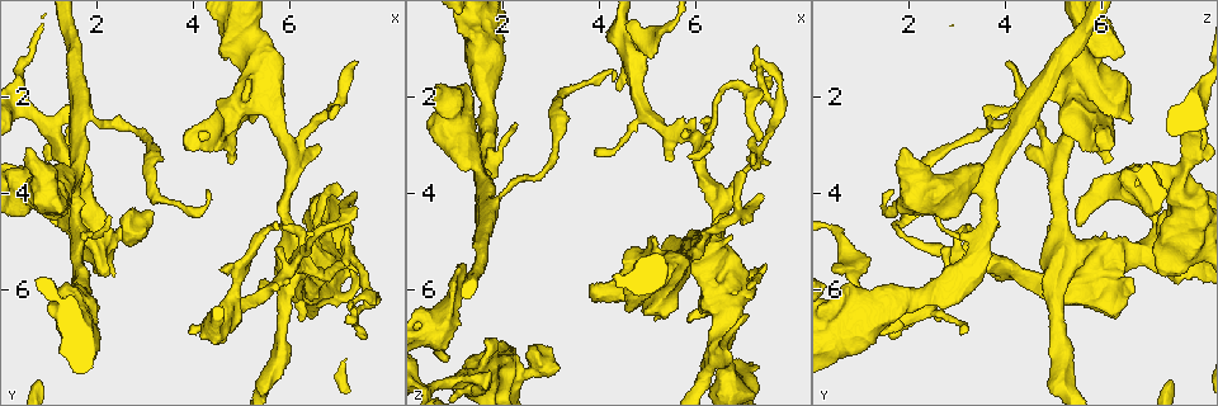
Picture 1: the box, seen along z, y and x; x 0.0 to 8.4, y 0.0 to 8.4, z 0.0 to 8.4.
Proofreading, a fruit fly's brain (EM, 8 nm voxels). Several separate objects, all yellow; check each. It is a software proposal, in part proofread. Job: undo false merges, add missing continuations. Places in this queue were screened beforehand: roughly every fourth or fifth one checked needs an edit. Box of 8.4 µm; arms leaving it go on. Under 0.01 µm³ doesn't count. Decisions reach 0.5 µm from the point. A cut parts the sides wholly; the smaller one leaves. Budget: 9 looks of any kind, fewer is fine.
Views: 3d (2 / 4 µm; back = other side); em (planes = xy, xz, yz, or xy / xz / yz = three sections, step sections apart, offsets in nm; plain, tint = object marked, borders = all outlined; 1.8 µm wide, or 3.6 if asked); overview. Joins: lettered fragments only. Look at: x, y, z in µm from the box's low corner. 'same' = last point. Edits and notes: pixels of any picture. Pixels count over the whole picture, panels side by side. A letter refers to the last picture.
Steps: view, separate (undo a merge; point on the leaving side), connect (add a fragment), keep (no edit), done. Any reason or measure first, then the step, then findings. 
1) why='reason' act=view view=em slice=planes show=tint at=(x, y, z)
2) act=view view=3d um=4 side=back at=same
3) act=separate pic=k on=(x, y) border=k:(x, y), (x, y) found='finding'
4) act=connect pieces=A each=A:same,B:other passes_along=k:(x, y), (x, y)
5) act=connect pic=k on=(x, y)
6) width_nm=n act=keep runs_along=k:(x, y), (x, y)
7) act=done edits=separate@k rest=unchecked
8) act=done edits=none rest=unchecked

act=view view=em slice=planes show=tint at=(1.55, 4.95, 3.50)

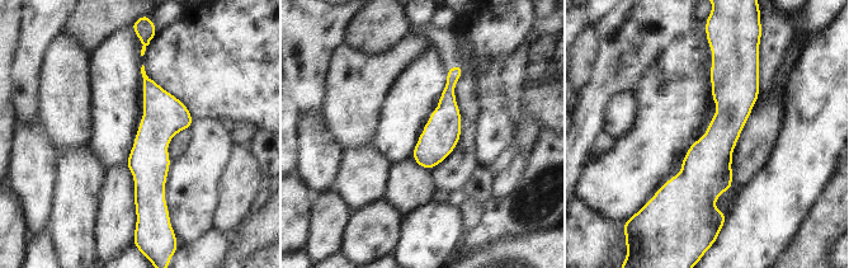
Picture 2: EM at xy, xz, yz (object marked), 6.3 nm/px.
act=view view=em slice=planes show=borders at=same

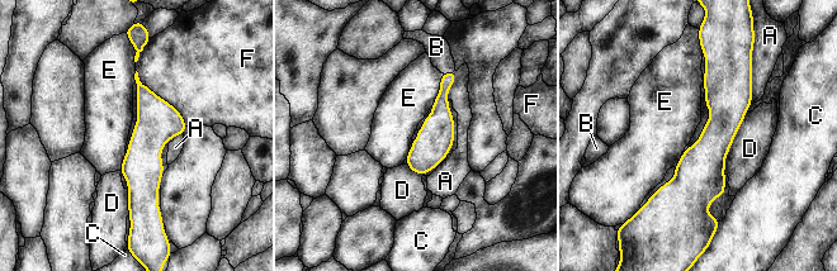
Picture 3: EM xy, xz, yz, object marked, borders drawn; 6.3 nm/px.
longest_contact=F:480nm act=connect pieces=B each=A:other,B:same,C:other,D:other,E:other,F:other passes_along=3:(440, 109), (448, 72), (436, 47) found='the neuron continues'

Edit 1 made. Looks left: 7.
act=view view=overview

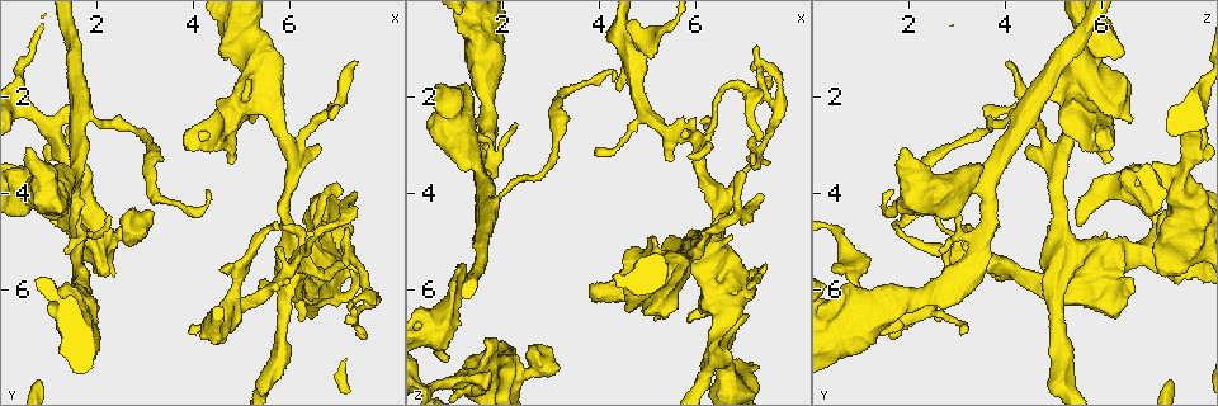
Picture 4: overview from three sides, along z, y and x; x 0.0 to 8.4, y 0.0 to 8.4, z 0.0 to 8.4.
why='an open end' act=view view=3d um=4 at=(6.75, 4.70, 4.90)

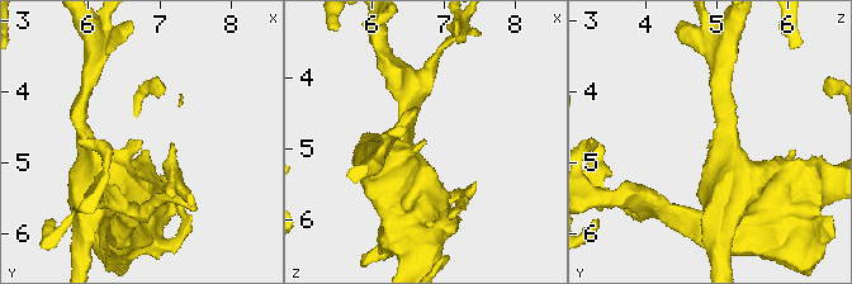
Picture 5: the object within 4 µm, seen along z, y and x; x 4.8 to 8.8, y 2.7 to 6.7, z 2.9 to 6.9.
act=view view=em slice=xy step=16 show=tint at=(6.70, 4.65, 4.85)

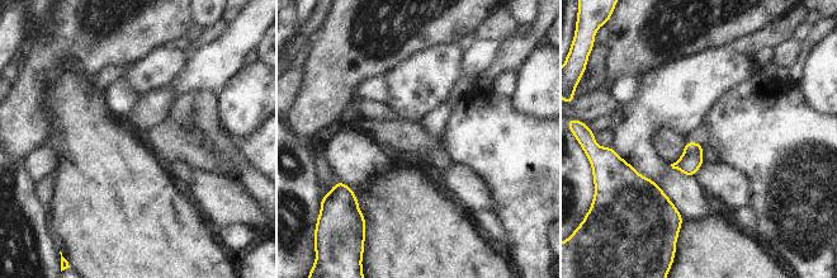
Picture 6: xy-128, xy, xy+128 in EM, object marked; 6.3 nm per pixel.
why='another direction' act=view view=em slice=yz step=16 show=borders at=same

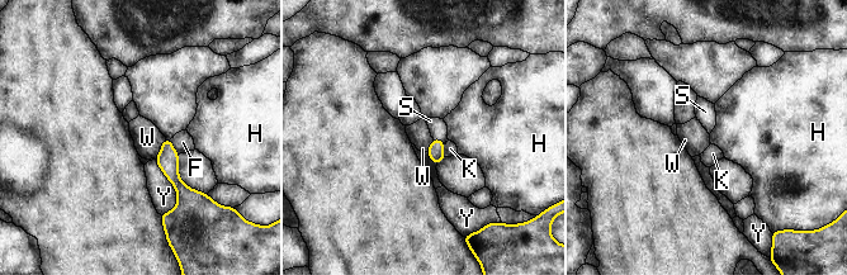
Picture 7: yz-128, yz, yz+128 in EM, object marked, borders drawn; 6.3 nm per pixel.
longest_contact=Y:360nm act=connect pieces=S each=F:other,H:other,K:other,S:same,W:other,Y:other passes_along=7:(435, 151), (439, 138), (438, 127) found='the neuron continues'

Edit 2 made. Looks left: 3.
why='see it whole again' act=view view=overview

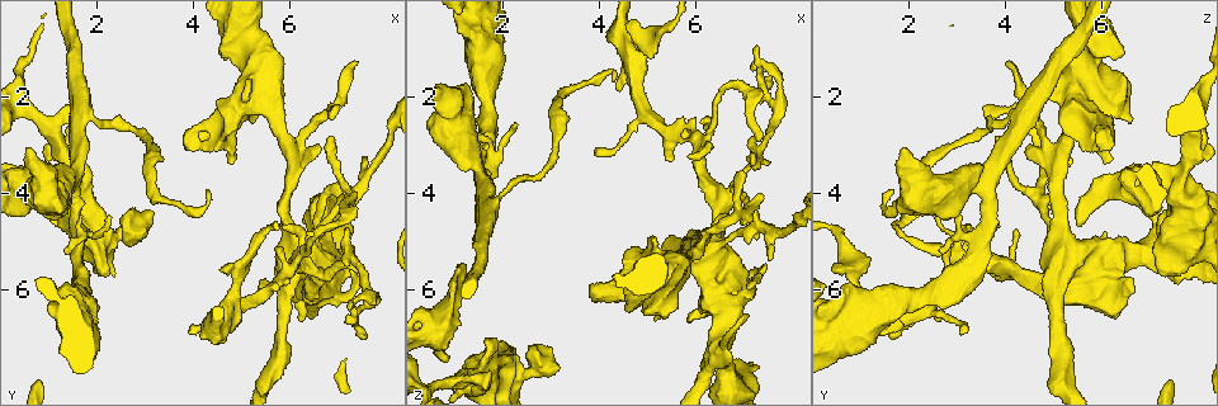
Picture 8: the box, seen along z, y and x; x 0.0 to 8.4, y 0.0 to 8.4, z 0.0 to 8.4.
why='thick end' act=view view=em slice=xy step=16 show=plain at=(4.65, 2.90, 5.45)

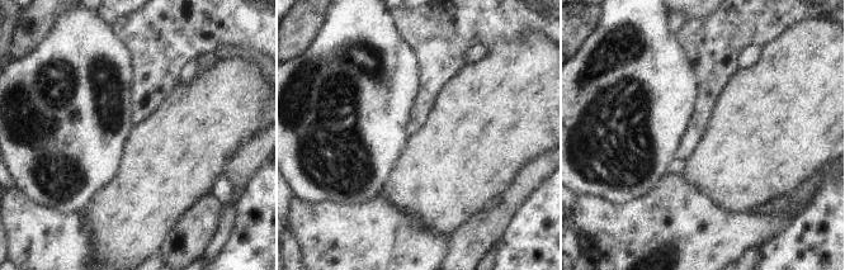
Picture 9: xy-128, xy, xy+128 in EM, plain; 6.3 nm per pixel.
act=view view=em slice=xy step=16 show=borders at=same

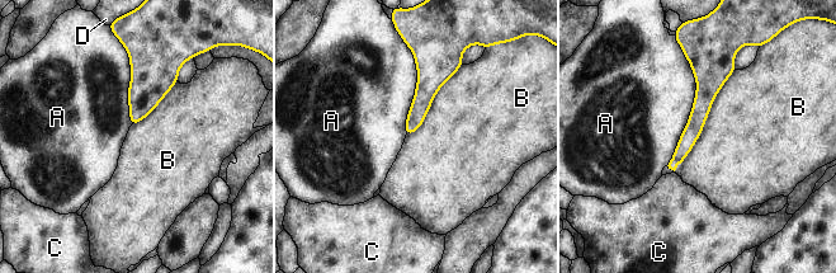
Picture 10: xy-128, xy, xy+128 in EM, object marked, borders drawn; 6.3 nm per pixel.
act=keep each=A:other,B:other,C:other,D:other border=10:(736, 69), (674, 170) found='none of them fits'

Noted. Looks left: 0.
act=done edits=connect@3,connect@7 rest=unchecked

